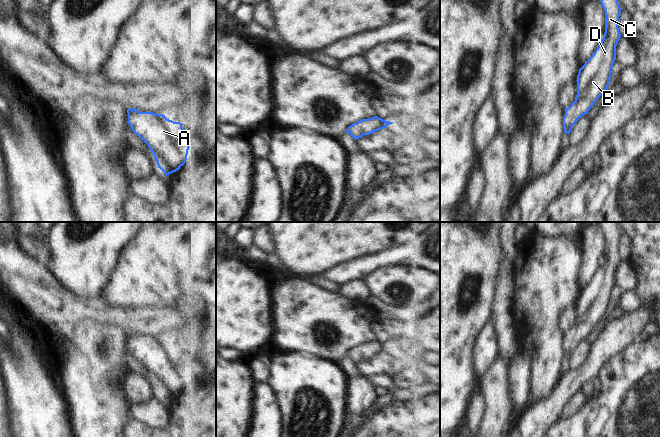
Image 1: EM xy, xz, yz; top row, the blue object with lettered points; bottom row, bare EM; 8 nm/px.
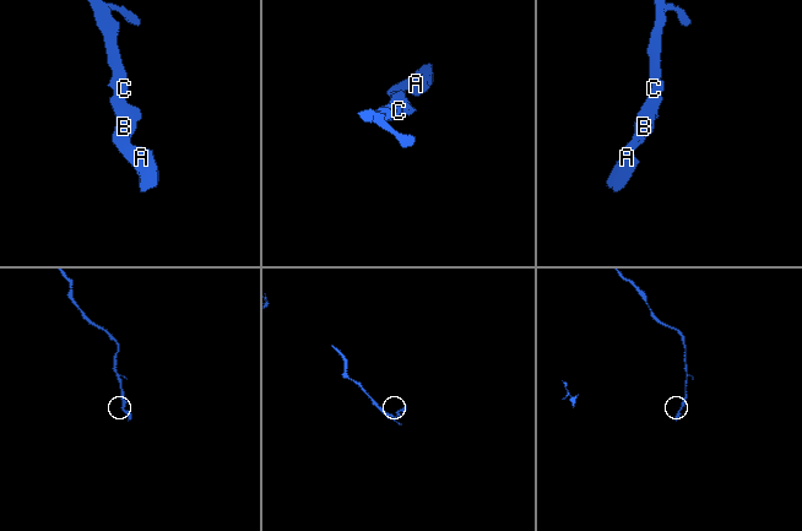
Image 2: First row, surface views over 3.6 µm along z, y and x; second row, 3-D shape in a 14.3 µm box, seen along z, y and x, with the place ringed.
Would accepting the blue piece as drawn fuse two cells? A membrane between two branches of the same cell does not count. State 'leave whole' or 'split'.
leave whole

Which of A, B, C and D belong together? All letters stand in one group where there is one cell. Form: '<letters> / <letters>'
A B C D

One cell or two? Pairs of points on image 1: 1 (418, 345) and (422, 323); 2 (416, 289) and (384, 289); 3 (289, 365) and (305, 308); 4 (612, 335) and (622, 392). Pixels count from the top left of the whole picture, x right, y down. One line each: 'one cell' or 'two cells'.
1: one cell
2: one cell
3: two cells
4: two cells

